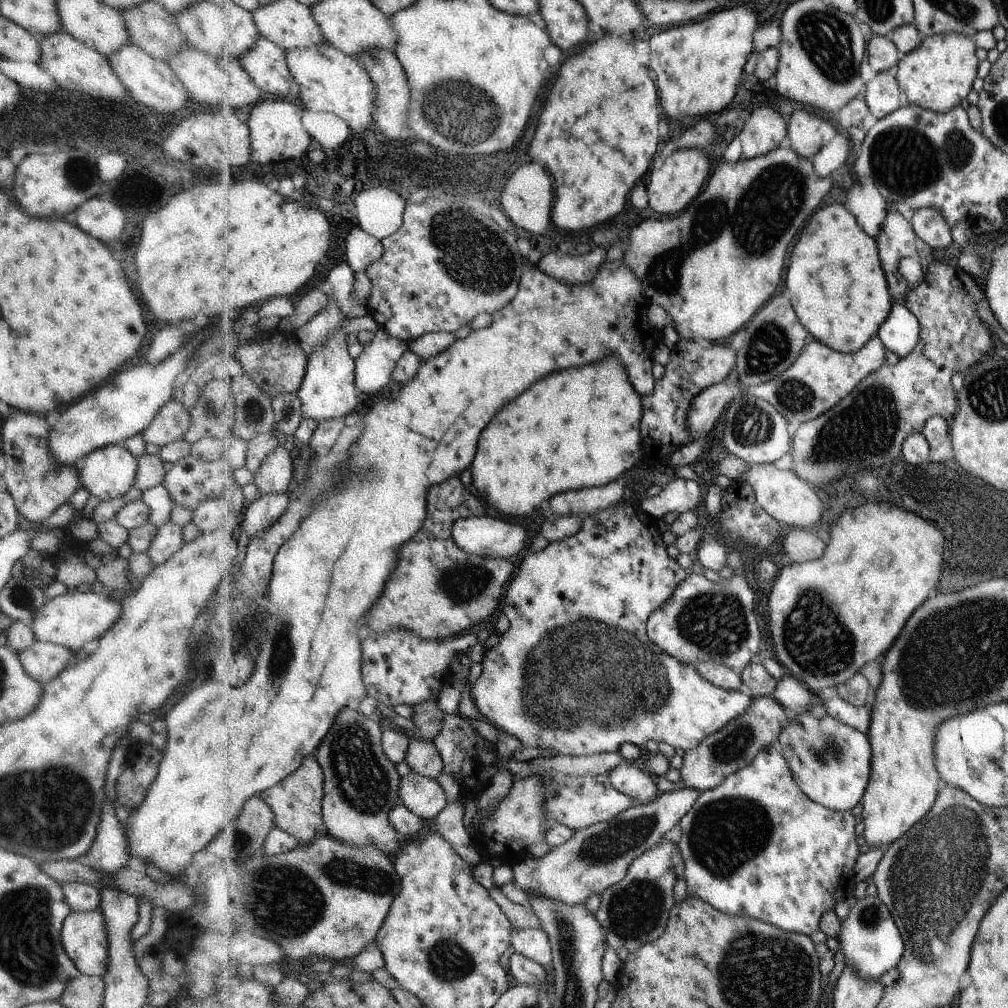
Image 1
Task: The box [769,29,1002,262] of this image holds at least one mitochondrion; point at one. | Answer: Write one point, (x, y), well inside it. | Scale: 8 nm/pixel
(905, 161)

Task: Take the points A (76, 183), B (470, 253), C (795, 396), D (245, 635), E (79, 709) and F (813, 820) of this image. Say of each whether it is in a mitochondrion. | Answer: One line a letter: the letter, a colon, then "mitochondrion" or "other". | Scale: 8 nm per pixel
A: mitochondrion
B: mitochondrion
C: mitochondrion
D: other
E: other
F: other

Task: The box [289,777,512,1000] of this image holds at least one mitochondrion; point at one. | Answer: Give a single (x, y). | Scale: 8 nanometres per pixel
(447, 961)

